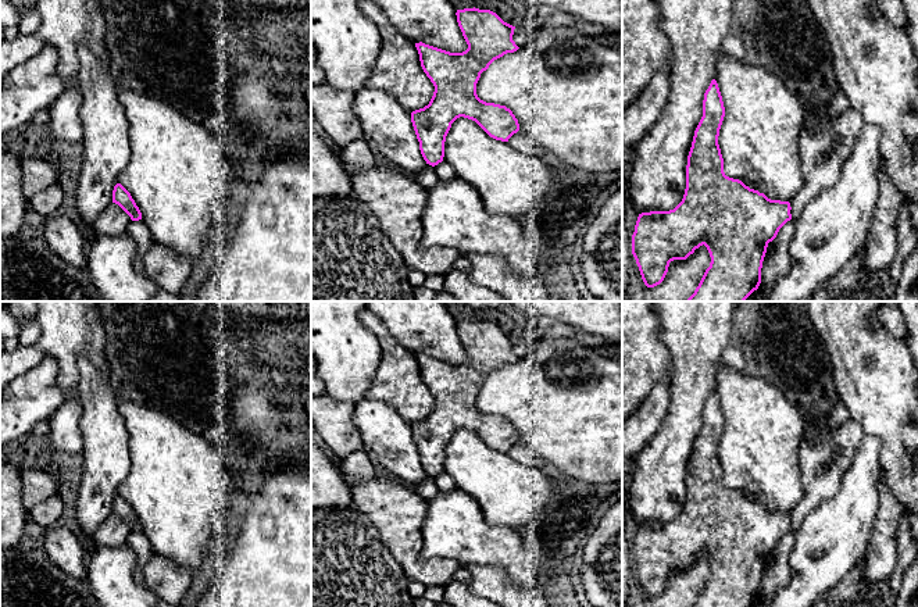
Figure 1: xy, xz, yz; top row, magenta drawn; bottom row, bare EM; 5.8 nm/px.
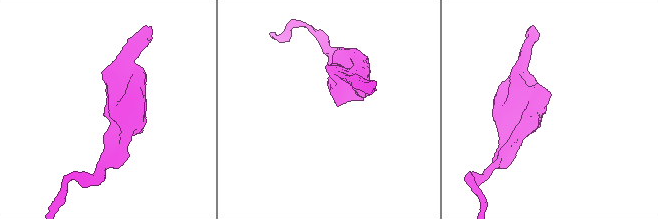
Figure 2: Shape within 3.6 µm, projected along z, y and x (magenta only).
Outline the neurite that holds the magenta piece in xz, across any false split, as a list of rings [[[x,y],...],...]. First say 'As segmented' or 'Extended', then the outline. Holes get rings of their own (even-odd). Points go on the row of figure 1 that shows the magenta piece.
As segmented. [[[464,8],[456,15],[468,44],[465,51],[450,53],[415,43],[421,67],[435,92],[428,106],[411,113],[411,122],[421,154],[432,167],[443,161],[446,136],[460,117],[475,121],[490,138],[501,142],[508,142],[519,131],[510,108],[486,103],[476,94],[481,74],[494,60],[519,49],[512,40],[515,26],[490,10]]]

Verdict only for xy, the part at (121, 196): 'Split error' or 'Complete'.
Complete

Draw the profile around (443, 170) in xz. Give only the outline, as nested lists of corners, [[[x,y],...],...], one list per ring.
[[[446,161],[439,163],[433,167],[439,181],[450,181],[454,178],[451,165]]]

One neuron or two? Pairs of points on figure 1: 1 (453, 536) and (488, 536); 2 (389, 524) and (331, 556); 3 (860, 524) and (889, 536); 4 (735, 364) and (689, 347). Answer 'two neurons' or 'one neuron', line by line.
1: one neuron
2: two neurons
3: two neurons
4: two neurons

